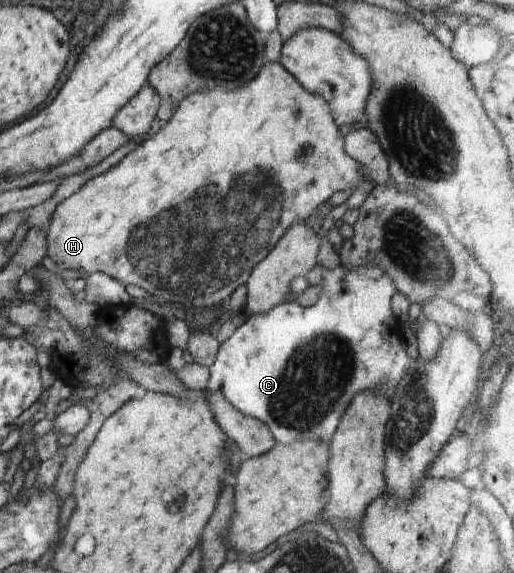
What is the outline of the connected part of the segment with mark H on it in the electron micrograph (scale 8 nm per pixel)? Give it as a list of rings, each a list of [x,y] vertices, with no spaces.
[[[267,60],[258,74],[248,82],[248,86],[244,85],[234,90],[220,88],[189,94],[182,99],[164,128],[148,136],[142,144],[126,154],[116,165],[90,178],[75,194],[57,204],[47,230],[47,262],[58,271],[58,266],[80,272],[84,270],[86,275],[98,271],[115,278],[124,286],[136,284],[151,294],[154,302],[167,304],[178,310],[221,307],[222,302],[234,292],[235,288],[246,284],[255,266],[268,256],[287,228],[298,221],[306,220],[309,214],[320,205],[328,203],[334,193],[348,191],[352,194],[365,183],[367,188],[373,185],[365,180],[360,162],[344,150],[339,126],[336,126],[332,111],[324,97],[306,90],[279,61]]]

